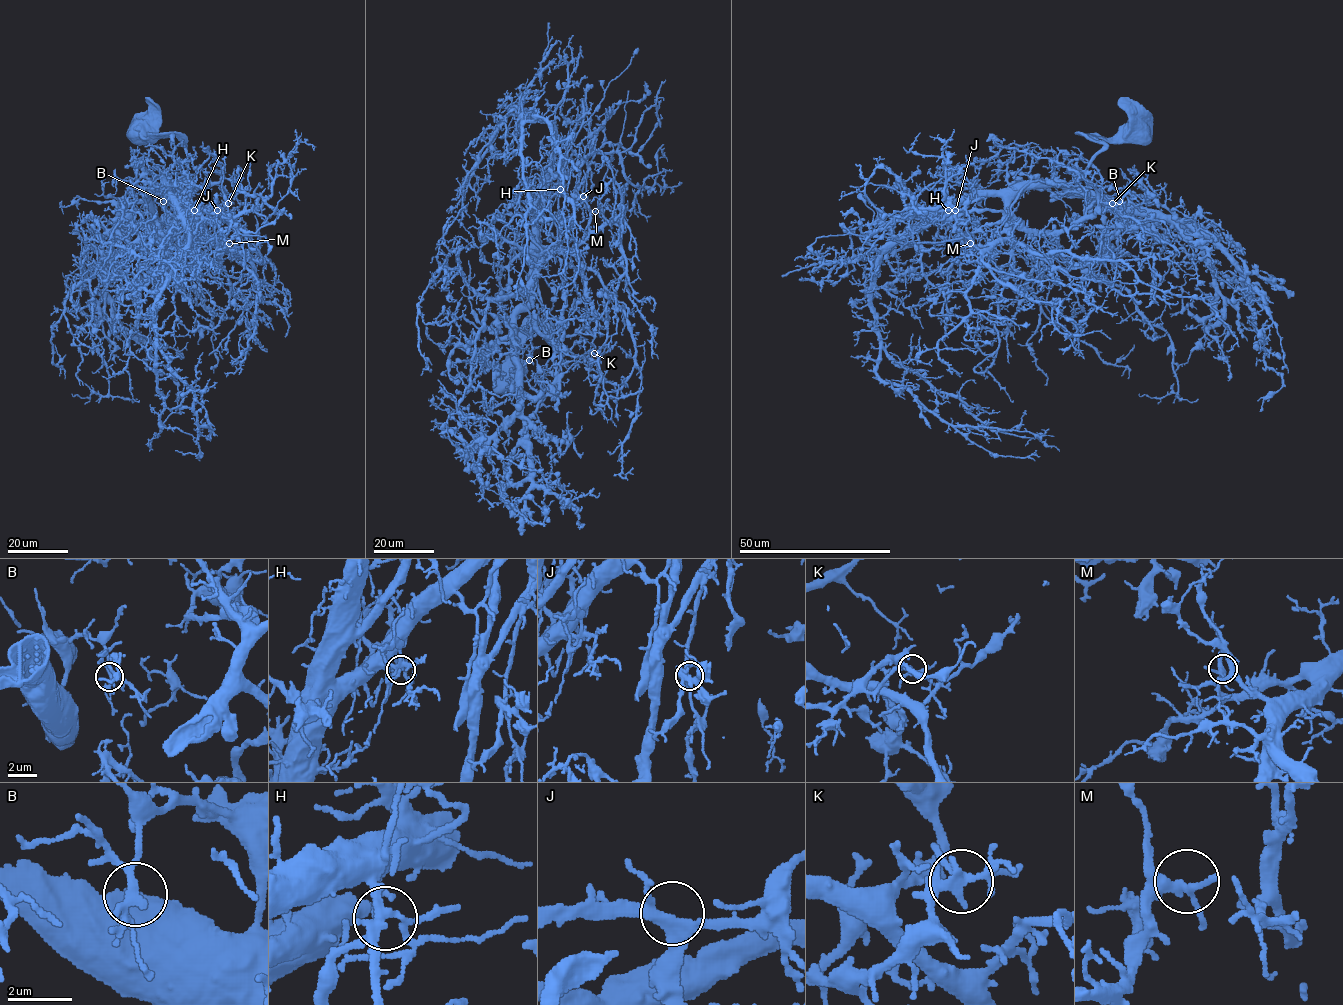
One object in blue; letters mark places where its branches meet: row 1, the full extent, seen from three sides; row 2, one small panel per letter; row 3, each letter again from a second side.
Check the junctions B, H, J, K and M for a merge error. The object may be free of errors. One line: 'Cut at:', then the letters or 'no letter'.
Cut at: no letter

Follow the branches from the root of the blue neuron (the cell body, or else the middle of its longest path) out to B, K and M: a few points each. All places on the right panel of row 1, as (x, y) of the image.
B: (1142, 131), (1091, 135), (1103, 149), (1089, 167), (1051, 181), (1132, 197), (1119, 201)
K: (1142, 131), (1112, 140), (1091, 135), (1103, 146), (1089, 162), (1101, 179), (1098, 199), (1112, 204)
M: (1142, 131), (1112, 140), (1091, 135), (1103, 149), (1078, 178), (1030, 185), (1010, 204), (1007, 237), (970, 243)

